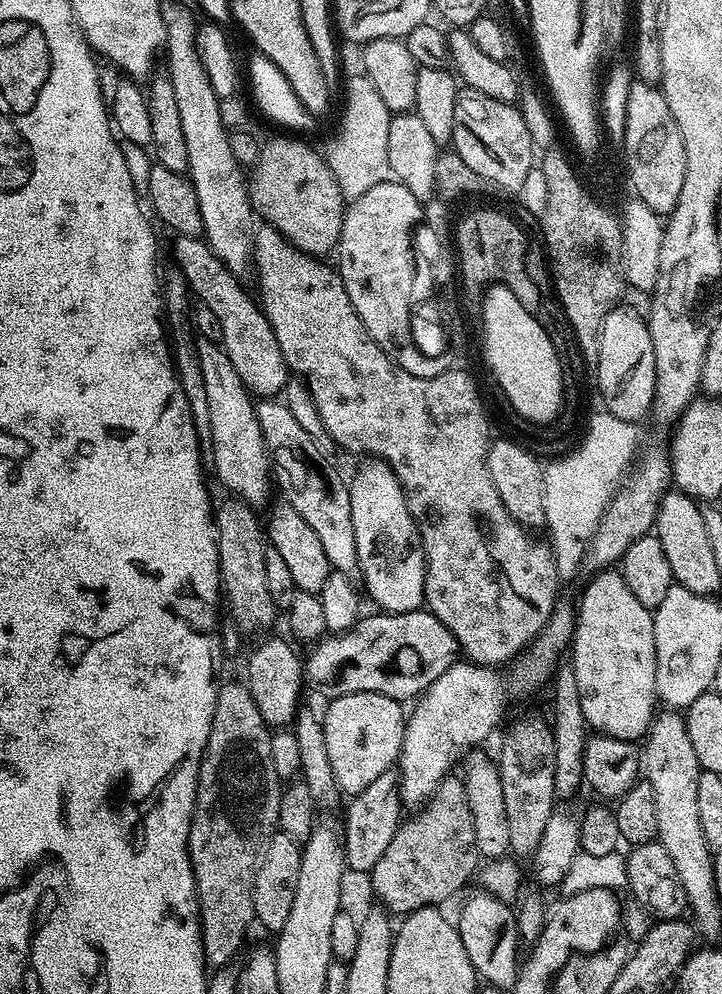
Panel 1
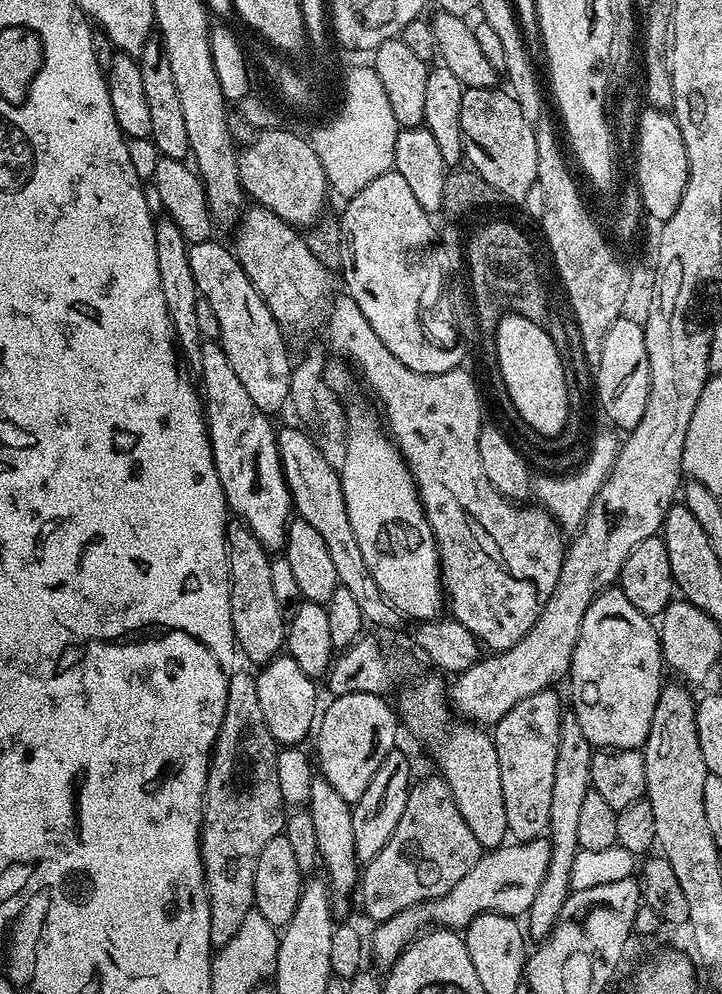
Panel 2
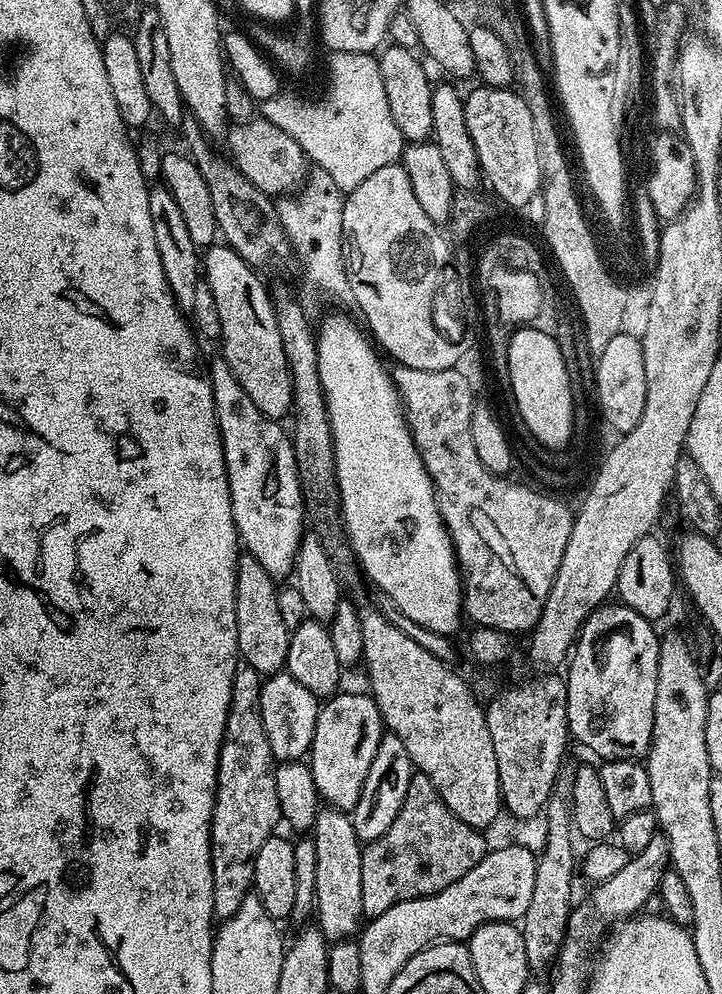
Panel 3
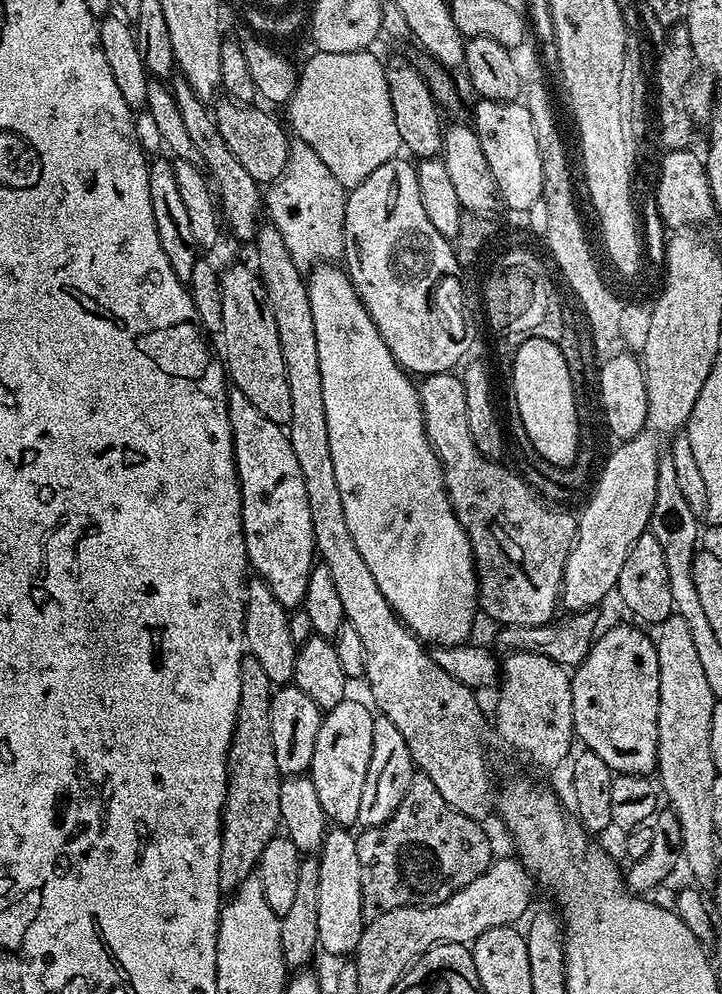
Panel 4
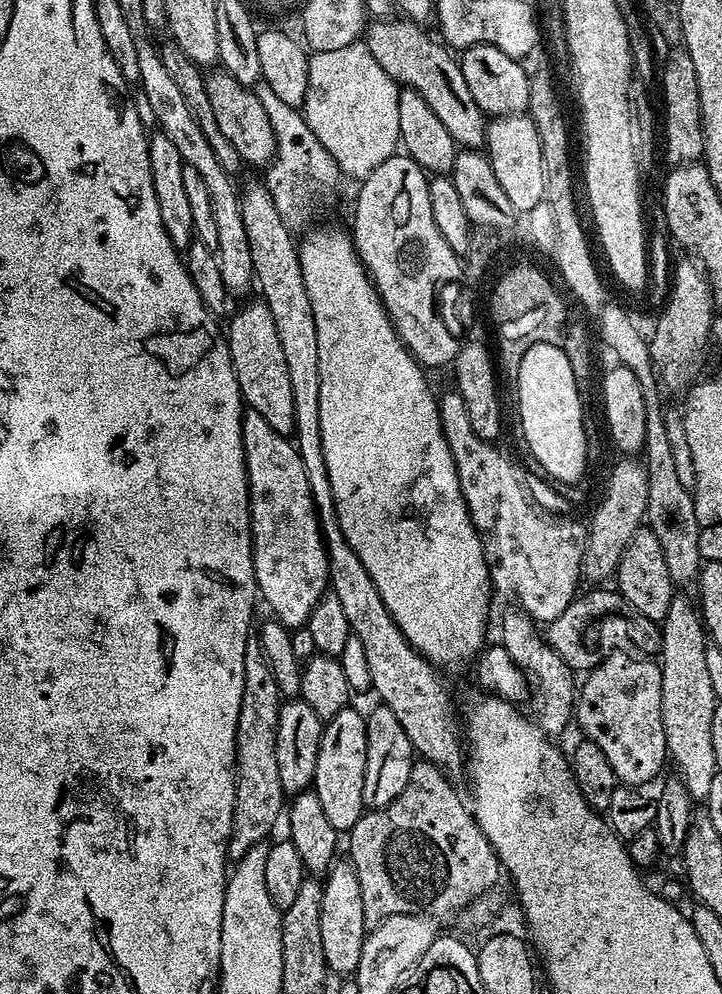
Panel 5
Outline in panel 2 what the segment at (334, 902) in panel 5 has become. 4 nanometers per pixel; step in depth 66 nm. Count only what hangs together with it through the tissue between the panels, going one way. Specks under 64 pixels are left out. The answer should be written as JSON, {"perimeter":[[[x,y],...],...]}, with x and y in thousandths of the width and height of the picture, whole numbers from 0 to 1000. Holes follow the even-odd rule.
{"perimeter":[[[442,779],[434,780],[424,816],[435,823],[435,835],[440,842],[440,855],[443,856],[443,869],[446,875],[449,873],[450,879],[447,878],[447,880],[452,882],[456,898],[465,904],[463,913],[467,919],[481,915],[482,909],[476,904],[486,897],[489,900],[496,889],[496,866],[490,855],[488,815],[489,810],[482,809],[479,803],[470,801],[468,795],[463,795],[463,791],[457,791],[457,787],[452,787],[447,781]]]}

